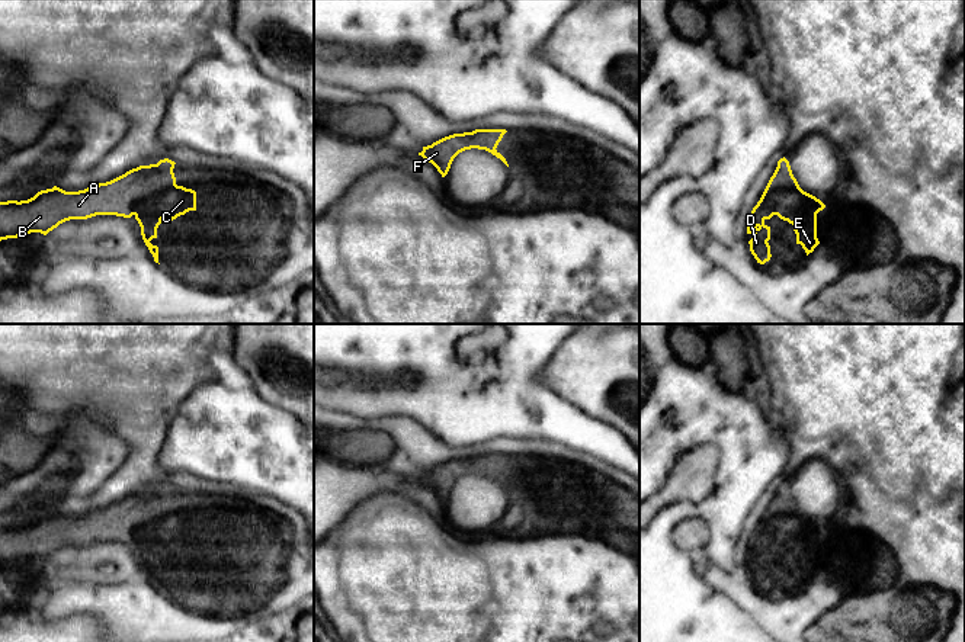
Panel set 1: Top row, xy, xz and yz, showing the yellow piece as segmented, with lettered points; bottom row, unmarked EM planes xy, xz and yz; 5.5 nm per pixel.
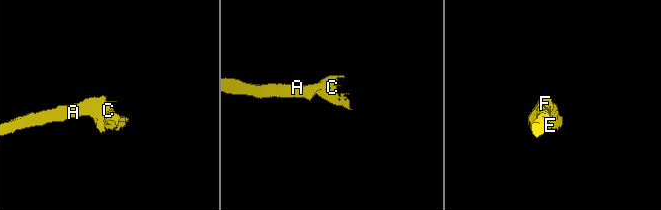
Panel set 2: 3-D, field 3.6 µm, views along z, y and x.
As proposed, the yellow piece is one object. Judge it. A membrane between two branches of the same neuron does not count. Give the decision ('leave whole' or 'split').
leave whole

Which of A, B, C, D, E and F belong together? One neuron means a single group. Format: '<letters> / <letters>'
A B C D E F

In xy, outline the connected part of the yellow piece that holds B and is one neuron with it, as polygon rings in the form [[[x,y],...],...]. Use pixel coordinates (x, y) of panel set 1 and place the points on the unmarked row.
[[[164,484],[84,516],[65,517],[54,511],[28,526],[0,527],[0,566],[31,558],[47,561],[70,545],[134,540],[145,571],[158,588],[158,572],[150,566],[157,564],[161,545],[173,546],[189,536],[196,536],[196,517],[176,510],[174,489]]]

